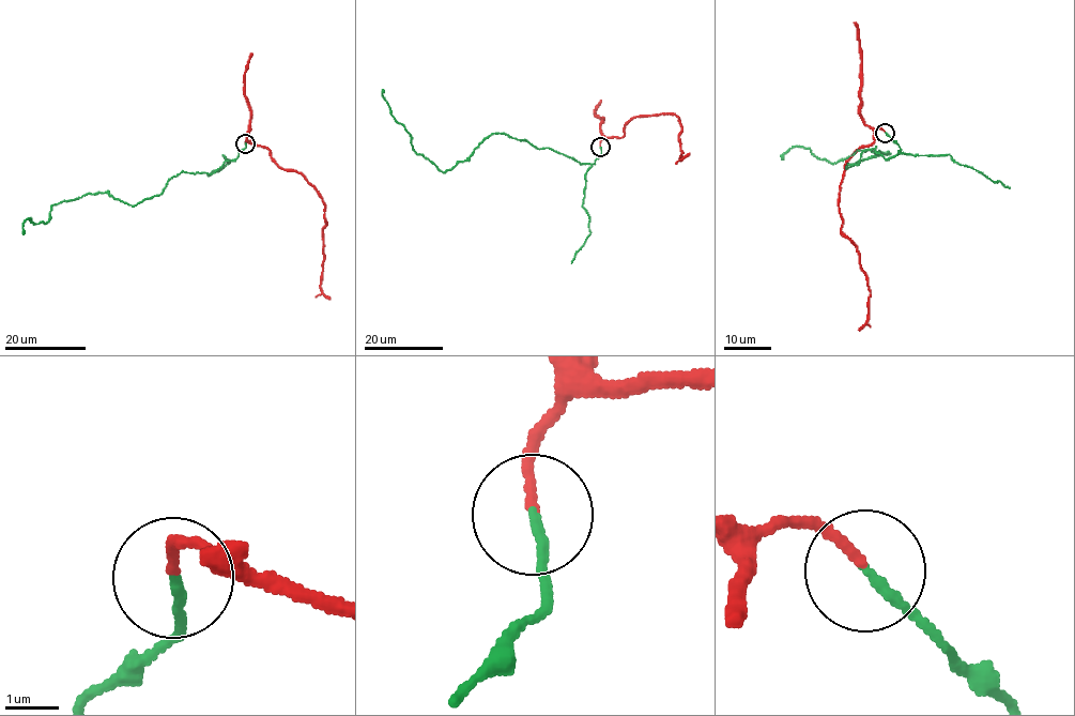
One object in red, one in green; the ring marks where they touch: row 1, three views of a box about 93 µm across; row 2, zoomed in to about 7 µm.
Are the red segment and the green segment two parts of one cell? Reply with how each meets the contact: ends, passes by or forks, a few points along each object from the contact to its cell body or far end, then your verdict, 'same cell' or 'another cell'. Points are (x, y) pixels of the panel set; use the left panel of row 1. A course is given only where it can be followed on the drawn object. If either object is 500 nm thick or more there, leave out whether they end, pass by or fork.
red ends | green ends | red via (245, 143), (247, 140), (266, 147), (281, 168), (296, 170), (324, 206), (320, 290), (329, 299) | green via (245, 143), (214, 173), (181, 171), (136, 204), (98, 193), (52, 204), (46, 223), (25, 219), (24, 234) | same cell

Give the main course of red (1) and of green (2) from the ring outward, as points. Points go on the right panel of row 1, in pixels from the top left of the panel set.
1: (885, 132), (878, 128), (847, 162), (839, 199), (841, 231), (857, 247), (871, 292), (868, 319), (858, 330)
2: (885, 132), (900, 148), (888, 160), (875, 147), (845, 167), (888, 152), (833, 163), (794, 146), (781, 160)

